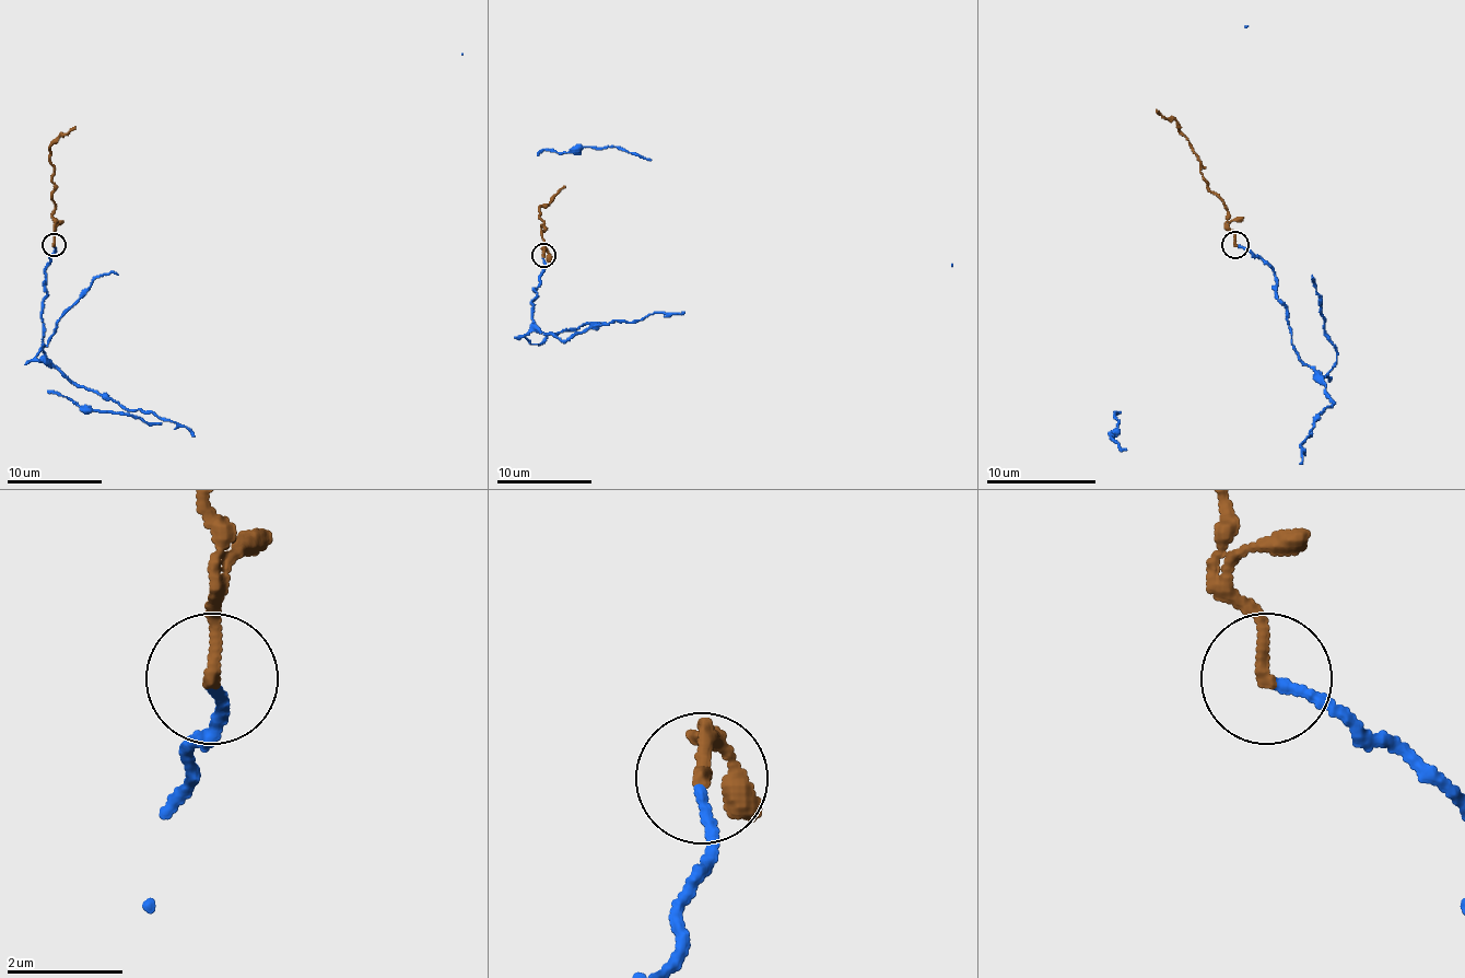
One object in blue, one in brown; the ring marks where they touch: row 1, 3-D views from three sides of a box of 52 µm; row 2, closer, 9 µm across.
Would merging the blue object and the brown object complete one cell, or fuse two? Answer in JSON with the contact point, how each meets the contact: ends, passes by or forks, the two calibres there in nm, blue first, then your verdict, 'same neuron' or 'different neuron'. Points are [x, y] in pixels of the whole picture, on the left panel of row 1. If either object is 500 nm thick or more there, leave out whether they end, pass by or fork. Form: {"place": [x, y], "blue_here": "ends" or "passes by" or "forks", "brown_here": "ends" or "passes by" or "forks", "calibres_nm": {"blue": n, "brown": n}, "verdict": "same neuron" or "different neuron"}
{"place": [54, 245], "blue_here": "ends", "brown_here": "ends", "calibres_nm": {"blue": 160, "brown": 200}, "verdict": "same neuron"}

